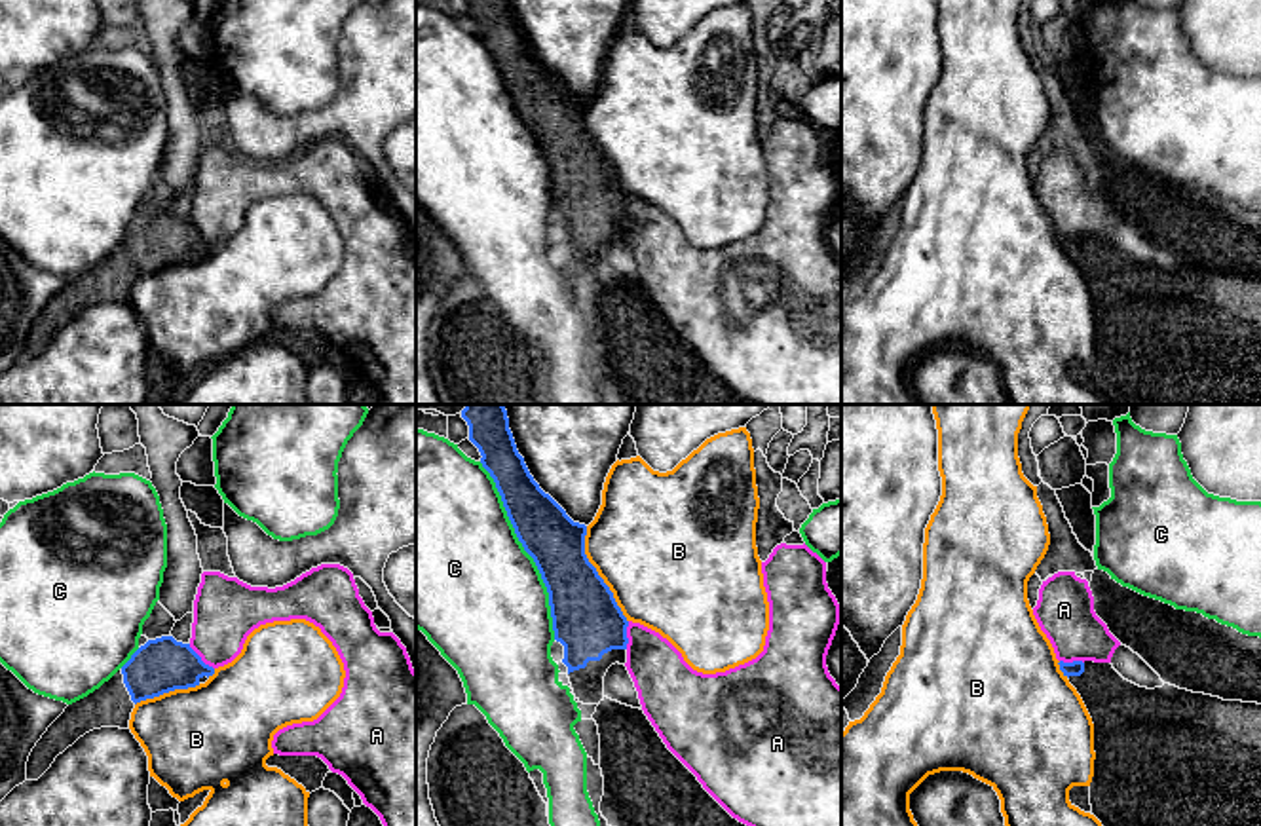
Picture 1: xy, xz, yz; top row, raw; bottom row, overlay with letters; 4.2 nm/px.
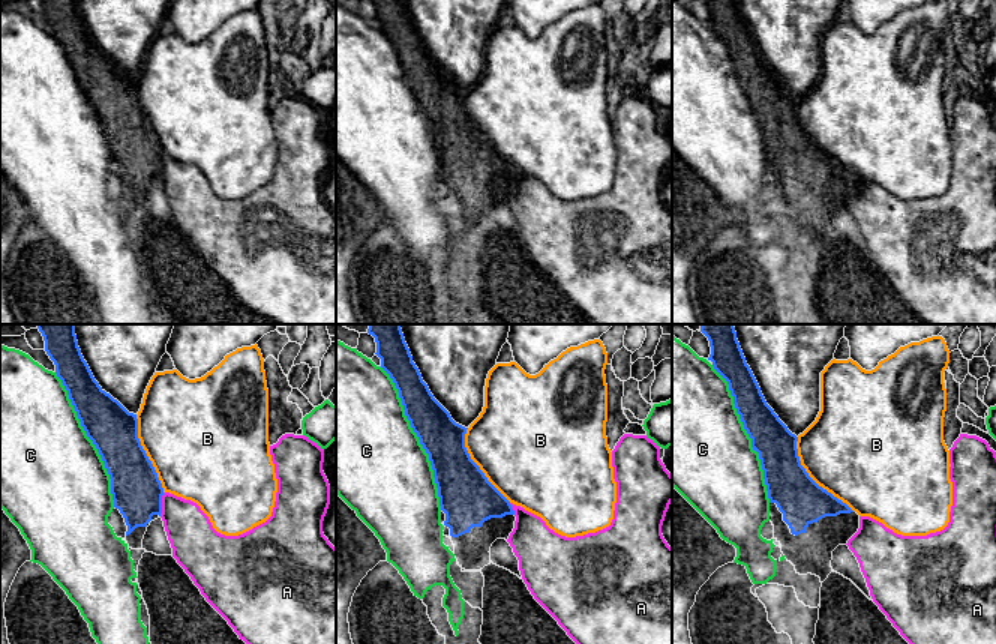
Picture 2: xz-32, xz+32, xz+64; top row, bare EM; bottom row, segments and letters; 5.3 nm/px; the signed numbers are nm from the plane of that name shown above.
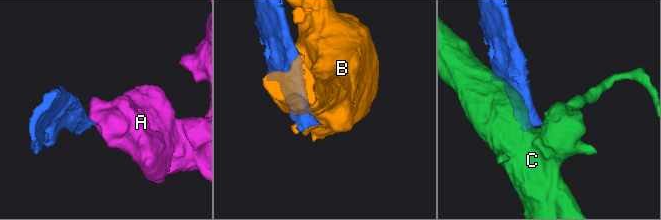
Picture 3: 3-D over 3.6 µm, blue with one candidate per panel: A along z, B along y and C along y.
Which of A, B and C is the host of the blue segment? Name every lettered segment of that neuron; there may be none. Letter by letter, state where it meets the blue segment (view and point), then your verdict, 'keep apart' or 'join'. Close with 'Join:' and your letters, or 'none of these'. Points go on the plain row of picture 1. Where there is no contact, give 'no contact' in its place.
A: xy (200, 232) | keep apart
B: xz (597, 149) | keep apart
C: xz (525, 124) | keep apart
Join: none of these

